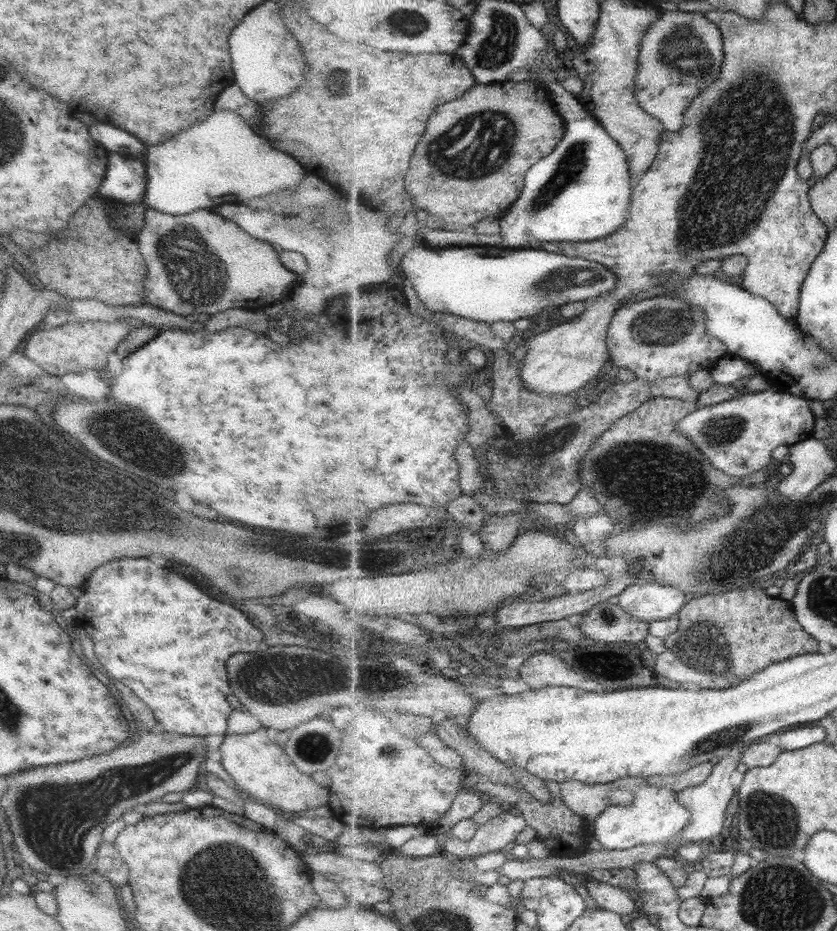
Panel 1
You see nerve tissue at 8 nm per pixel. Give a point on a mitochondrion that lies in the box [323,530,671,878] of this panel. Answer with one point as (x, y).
(390, 753)

